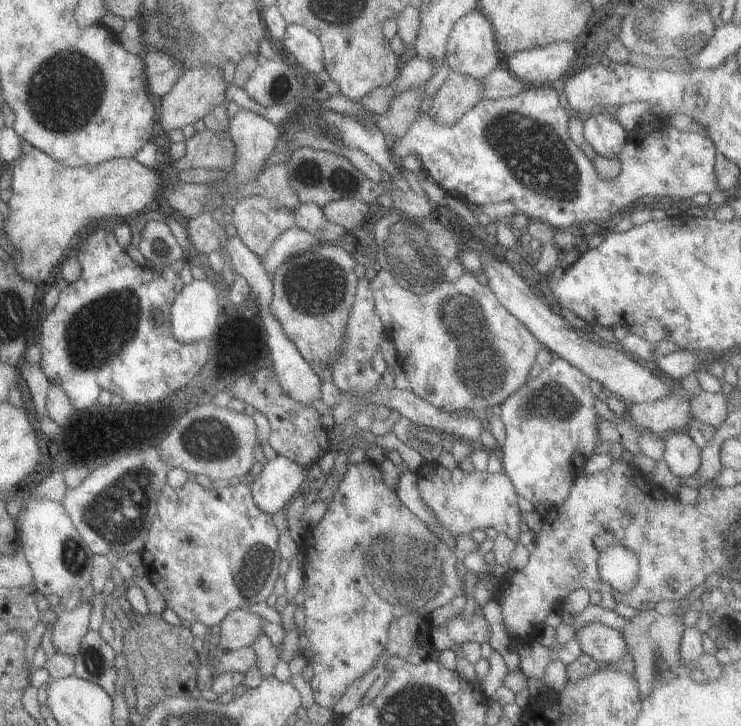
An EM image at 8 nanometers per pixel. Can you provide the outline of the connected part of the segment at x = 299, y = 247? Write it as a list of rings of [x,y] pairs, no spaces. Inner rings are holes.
[[[296,226],[286,230],[274,242],[268,250],[260,256],[260,262],[268,274],[272,274],[288,258],[308,252],[321,243],[316,234],[310,234],[308,230],[302,230]]]

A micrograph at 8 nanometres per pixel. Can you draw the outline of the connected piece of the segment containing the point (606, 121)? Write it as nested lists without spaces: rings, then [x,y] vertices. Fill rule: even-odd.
[[[607,112],[583,117],[584,138],[596,154],[616,159],[624,148],[629,134],[616,117]]]

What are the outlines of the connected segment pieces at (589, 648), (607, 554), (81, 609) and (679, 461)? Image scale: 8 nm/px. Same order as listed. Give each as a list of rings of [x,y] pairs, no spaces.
[[[588,623],[575,632],[580,650],[599,664],[615,663],[627,652],[623,633],[600,623]]]
[[[610,546],[600,552],[597,560],[600,580],[614,590],[626,594],[639,581],[639,562],[636,554],[624,546]]]
[[[52,600],[49,608],[58,612],[53,623],[52,644],[56,653],[67,654],[75,658],[80,652],[80,643],[84,635],[89,631],[88,624],[92,604],[88,600],[79,601],[76,608],[66,610],[59,606],[58,600]]]
[[[686,430],[667,433],[664,438],[663,459],[670,472],[682,479],[694,476],[701,465],[701,448]]]

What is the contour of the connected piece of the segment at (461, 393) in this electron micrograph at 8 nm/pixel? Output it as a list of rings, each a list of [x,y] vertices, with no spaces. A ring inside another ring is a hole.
[[[377,270],[376,276],[369,281],[369,286],[370,290],[372,290],[372,296],[374,296],[375,310],[383,322],[386,337],[394,342],[395,349],[397,350],[398,365],[406,373],[406,378],[410,382],[408,389],[438,410],[442,410],[442,412],[454,413],[460,409],[467,409],[474,410],[477,413],[480,410],[501,405],[506,398],[513,392],[516,392],[527,381],[530,369],[535,364],[536,354],[543,348],[528,328],[498,302],[496,295],[490,290],[490,287],[488,285],[481,286],[480,282],[476,279],[476,274],[473,272],[464,270],[462,276],[456,282],[443,280],[440,284],[435,285],[430,292],[426,292],[426,294],[416,294],[410,289],[398,286],[394,282],[393,274],[388,272],[388,270]]]

